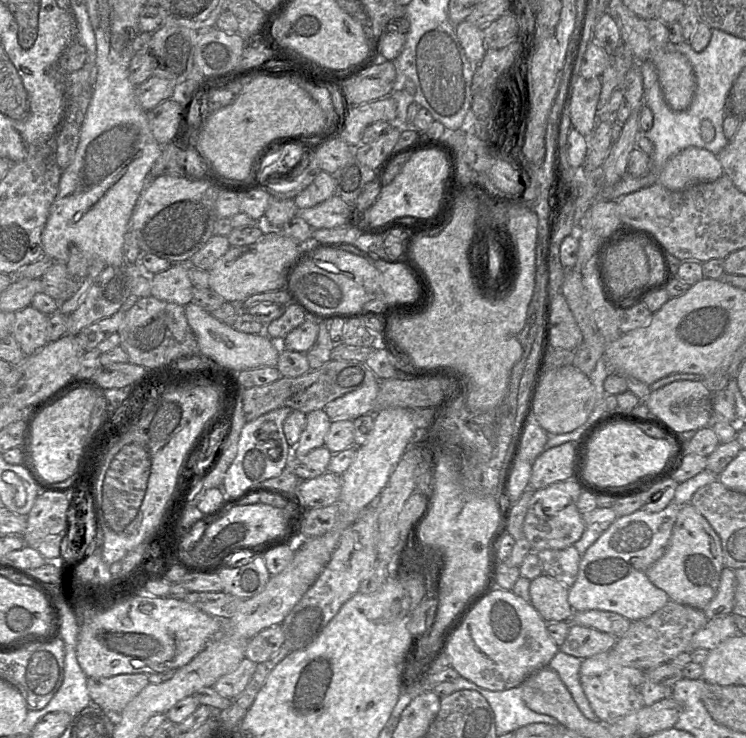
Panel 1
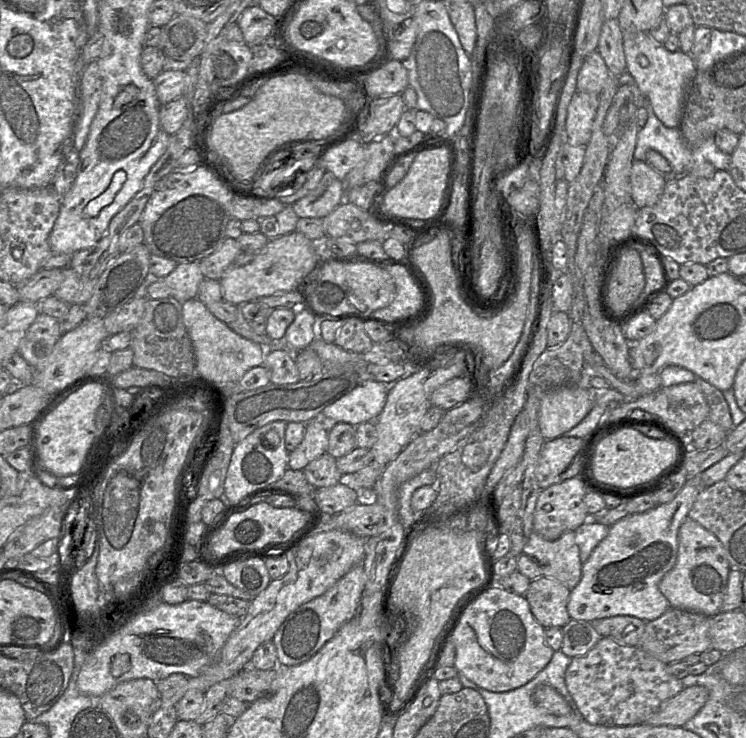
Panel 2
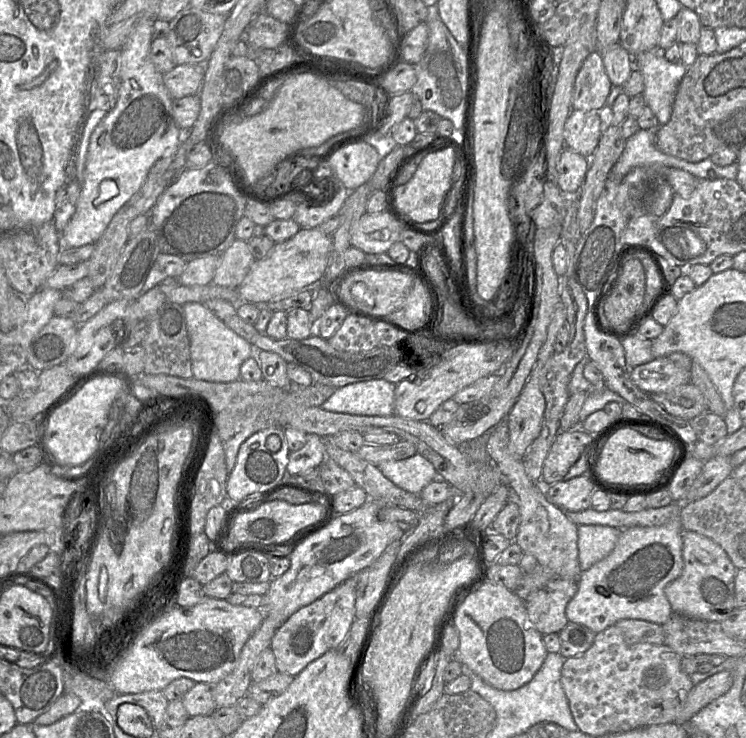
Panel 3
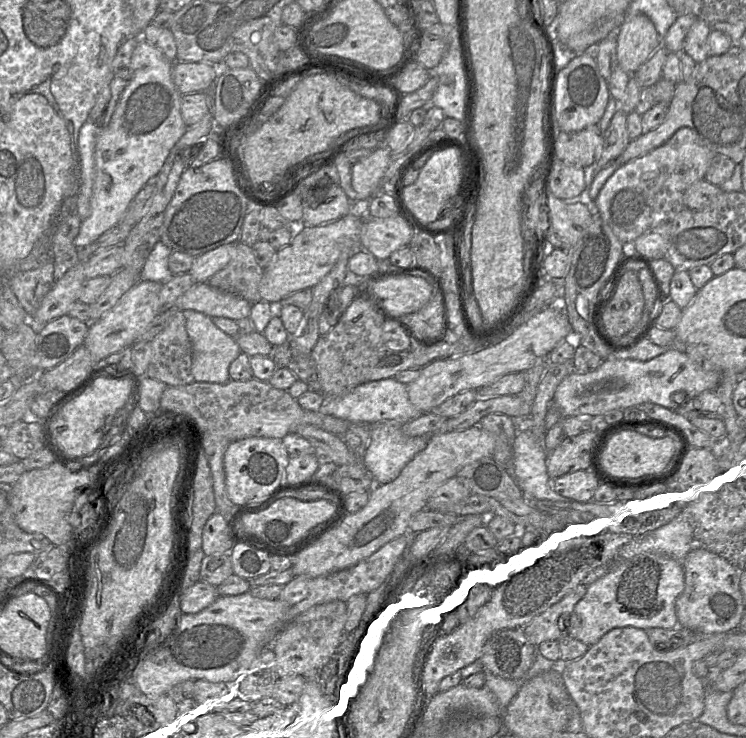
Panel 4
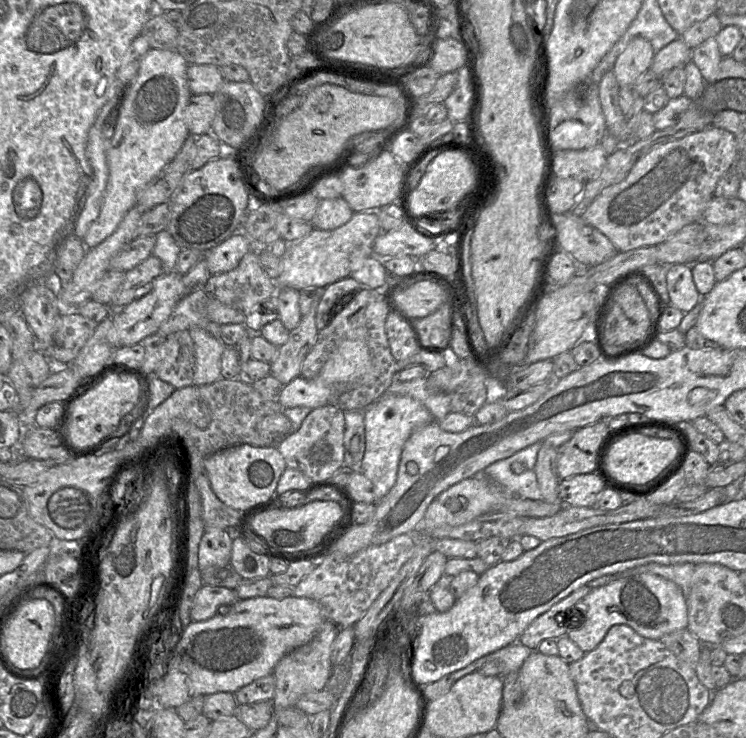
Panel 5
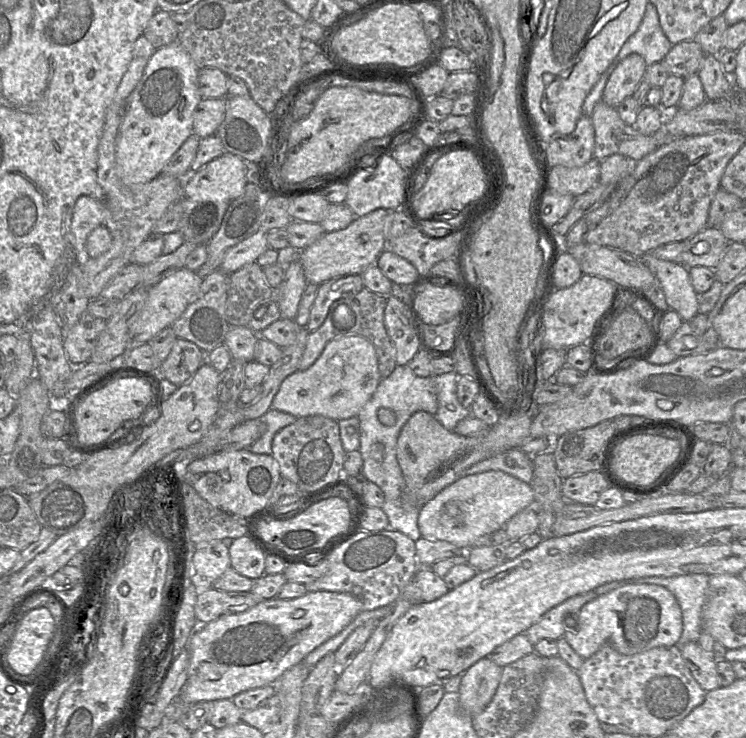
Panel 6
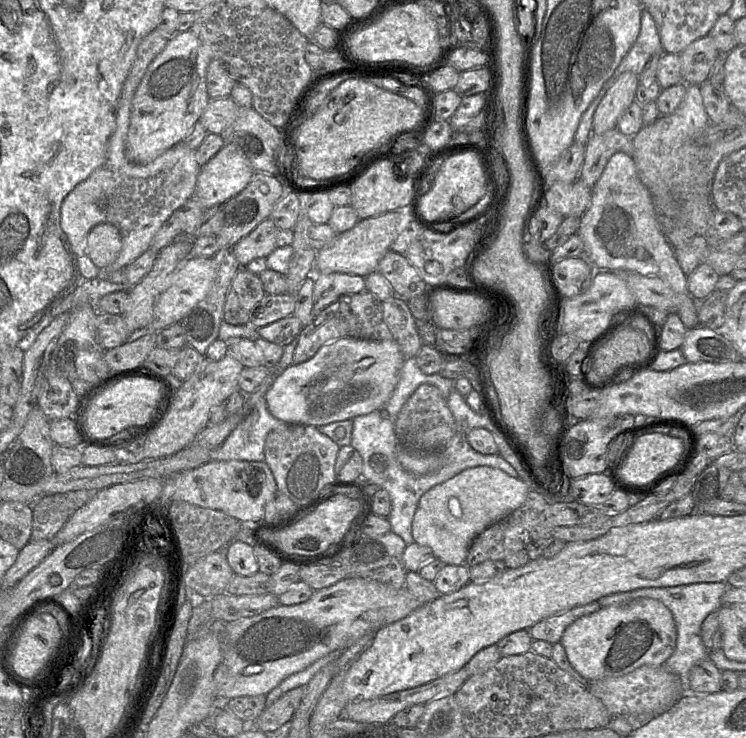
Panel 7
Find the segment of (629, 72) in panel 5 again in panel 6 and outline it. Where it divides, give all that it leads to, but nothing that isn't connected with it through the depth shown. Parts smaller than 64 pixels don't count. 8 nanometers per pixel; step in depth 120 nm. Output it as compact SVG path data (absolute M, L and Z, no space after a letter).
M636 53L624 58L610 75L601 101L617 108L624 99L634 94L647 67L644 58Z

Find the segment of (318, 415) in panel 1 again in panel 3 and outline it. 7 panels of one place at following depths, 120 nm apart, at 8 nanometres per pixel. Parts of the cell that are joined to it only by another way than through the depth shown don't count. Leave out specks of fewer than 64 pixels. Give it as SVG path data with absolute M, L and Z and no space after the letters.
M307 434L305 445L297 451L290 452L286 472L299 475L320 466L326 460L324 439L316 434Z

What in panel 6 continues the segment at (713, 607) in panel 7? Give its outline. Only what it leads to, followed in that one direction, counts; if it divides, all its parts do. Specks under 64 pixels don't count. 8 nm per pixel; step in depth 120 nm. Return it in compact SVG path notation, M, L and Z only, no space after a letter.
M688 574L672 577L650 576L611 581L593 589L598 596L625 585L658 585L666 588L676 598L683 619L682 635L679 644L695 642L702 632L702 610L706 603L709 576Z

